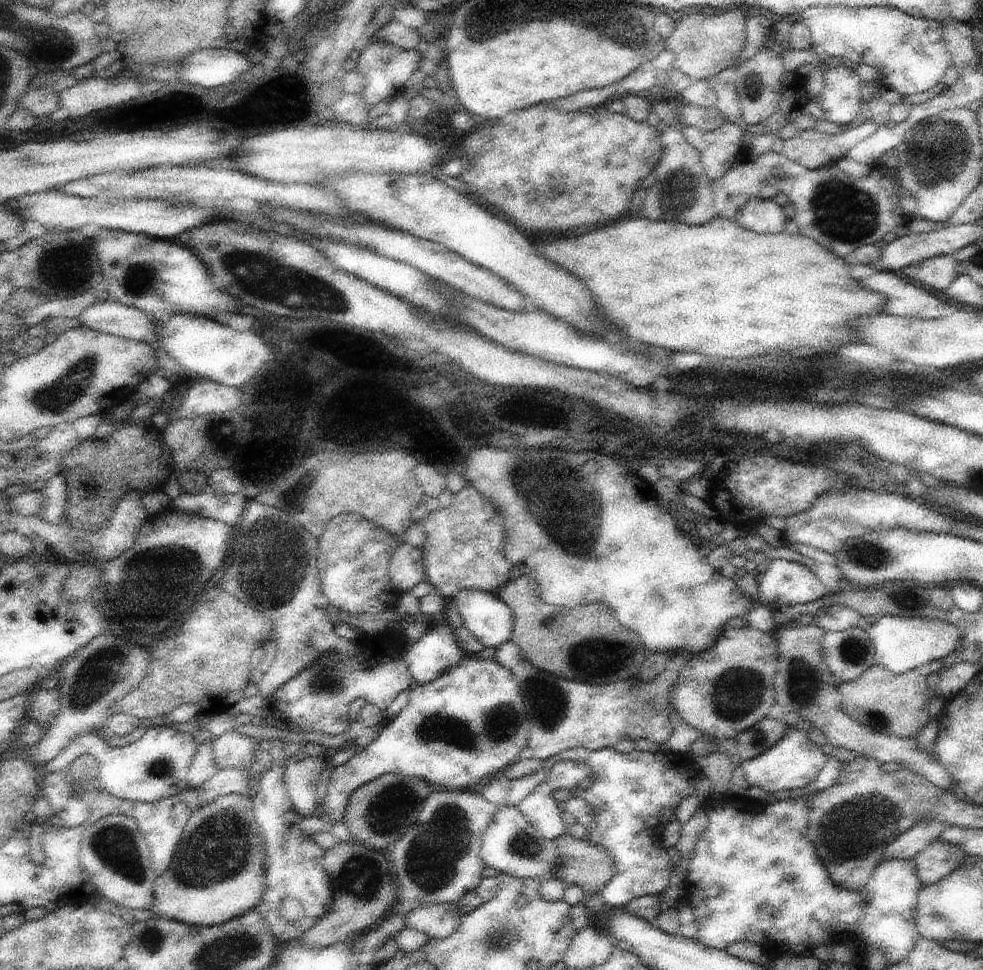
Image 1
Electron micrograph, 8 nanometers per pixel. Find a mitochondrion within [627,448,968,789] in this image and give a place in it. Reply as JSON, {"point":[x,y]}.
{"point":[739,691]}

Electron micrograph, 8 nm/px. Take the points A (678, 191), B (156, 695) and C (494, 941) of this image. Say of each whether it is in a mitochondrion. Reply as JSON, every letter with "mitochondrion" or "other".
{"A":"mitochondrion","B":"other","C":"mitochondrion"}

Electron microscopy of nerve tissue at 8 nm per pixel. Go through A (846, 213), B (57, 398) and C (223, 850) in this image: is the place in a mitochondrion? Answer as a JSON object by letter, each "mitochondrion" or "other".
{"A":"mitochondrion","B":"mitochondrion","C":"mitochondrion"}

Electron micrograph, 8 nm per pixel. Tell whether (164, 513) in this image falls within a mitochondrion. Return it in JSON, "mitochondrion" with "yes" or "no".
{"mitochondrion":"no"}

